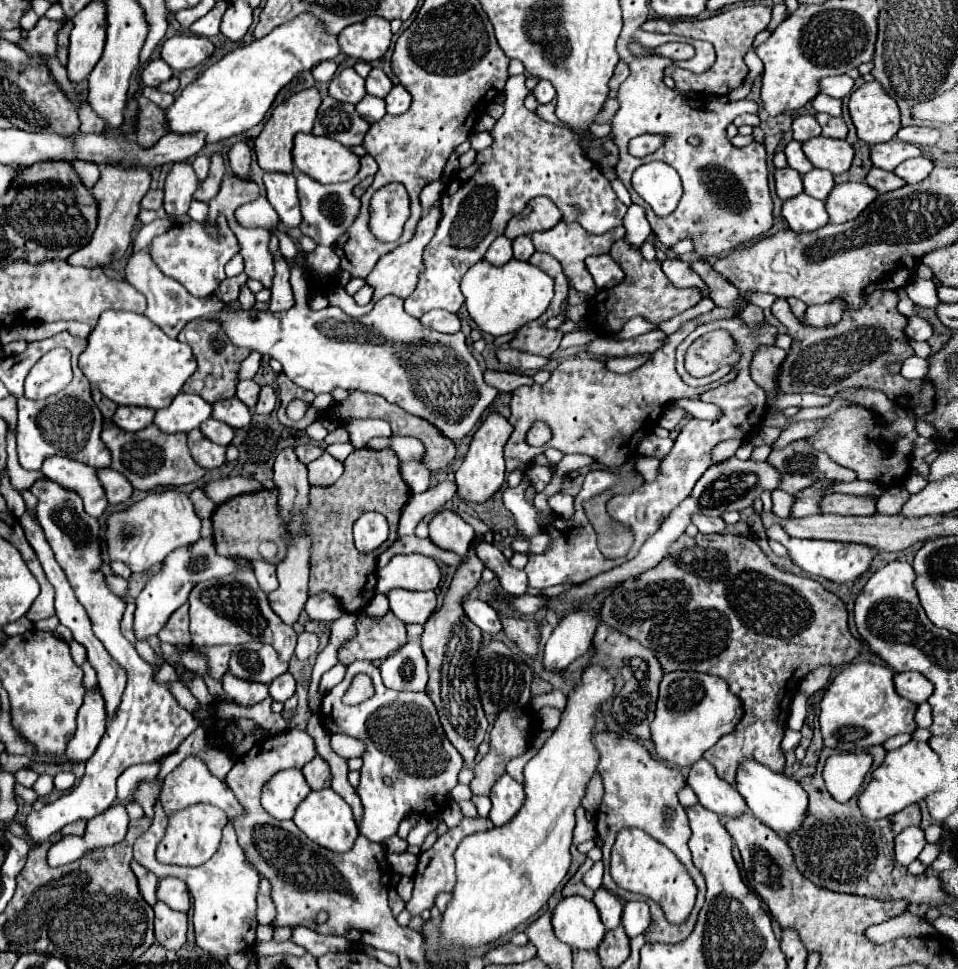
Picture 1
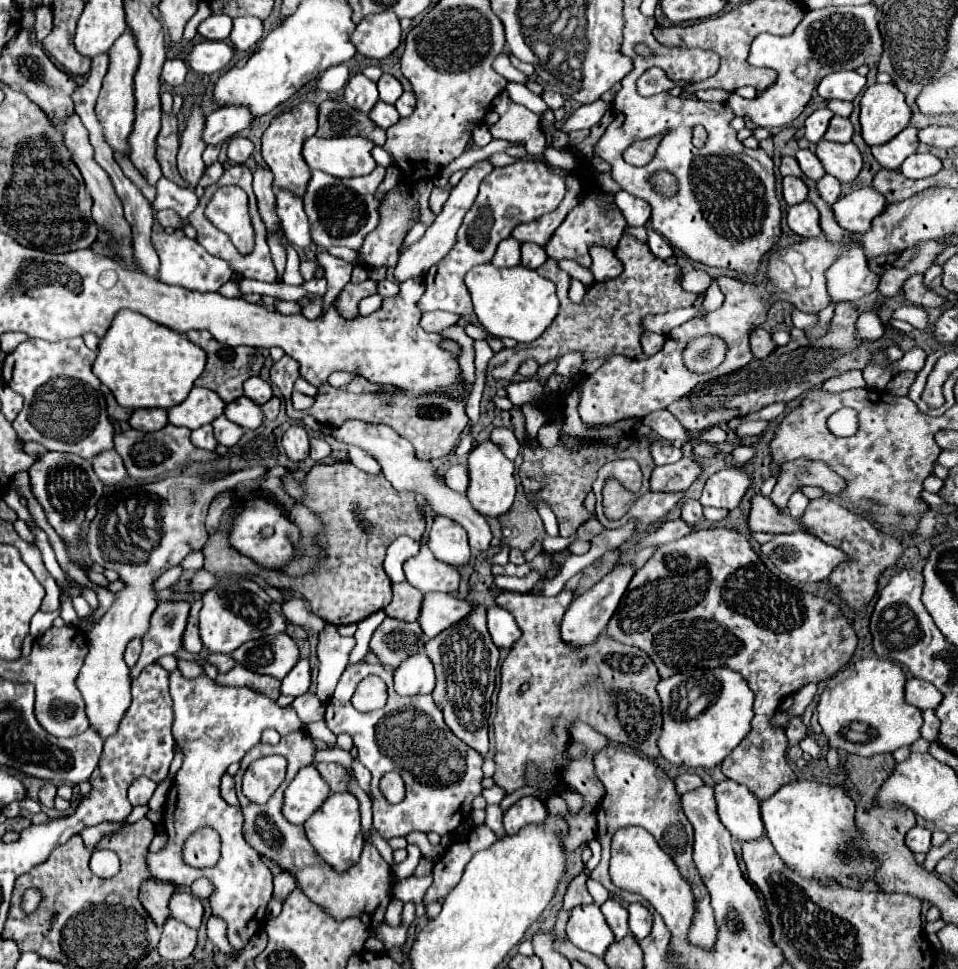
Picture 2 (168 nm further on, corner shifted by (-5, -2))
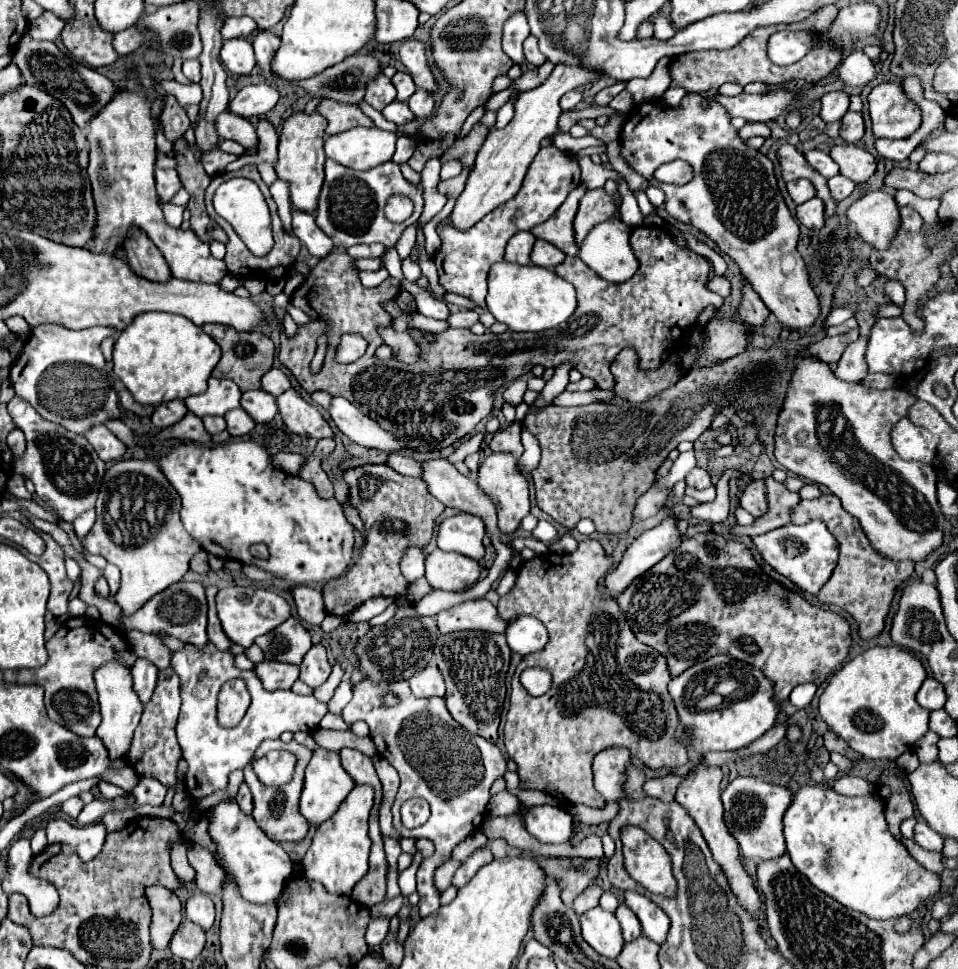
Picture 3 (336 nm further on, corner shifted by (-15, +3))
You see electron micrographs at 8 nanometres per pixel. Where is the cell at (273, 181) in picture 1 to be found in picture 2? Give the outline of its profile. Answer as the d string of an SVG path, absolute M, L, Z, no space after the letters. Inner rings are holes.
M280 189L276 193L276 213L280 217L286 239L296 247L310 247L312 239L308 233L308 217L304 213L302 199Z

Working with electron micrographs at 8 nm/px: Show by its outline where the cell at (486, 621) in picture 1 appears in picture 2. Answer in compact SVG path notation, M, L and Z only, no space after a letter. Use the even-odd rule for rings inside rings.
M496 605L488 609L488 631L496 647L512 649L514 641L520 639L520 629L514 621L514 615Z

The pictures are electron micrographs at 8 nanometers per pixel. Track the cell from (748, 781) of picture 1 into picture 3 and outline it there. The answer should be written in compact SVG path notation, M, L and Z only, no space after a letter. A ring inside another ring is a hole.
M806 784L796 790L782 820L786 850L796 870L852 910L876 920L898 918L914 912L940 888L940 876L922 868L890 836L884 806L874 796L842 796L832 786Z

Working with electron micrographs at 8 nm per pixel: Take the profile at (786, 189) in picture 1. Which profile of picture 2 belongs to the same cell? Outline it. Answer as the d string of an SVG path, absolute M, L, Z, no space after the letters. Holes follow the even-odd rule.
M786 177L784 179L784 199L788 205L796 205L806 201L808 197L808 187L804 185L802 179L798 177Z

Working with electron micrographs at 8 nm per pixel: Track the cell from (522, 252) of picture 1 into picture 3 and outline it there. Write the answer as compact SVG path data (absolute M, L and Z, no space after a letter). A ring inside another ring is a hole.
M536 240L530 258L532 258L532 264L536 264L536 266L554 268L554 266L558 266L566 258L566 254L560 252L554 244L550 244L546 240Z

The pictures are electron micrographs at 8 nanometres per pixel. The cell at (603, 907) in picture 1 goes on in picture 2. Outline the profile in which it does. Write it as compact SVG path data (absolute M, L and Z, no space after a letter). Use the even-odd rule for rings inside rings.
M608 899L602 905L602 913L604 913L616 941L624 939L628 935L628 911L626 911L626 907L616 899Z

